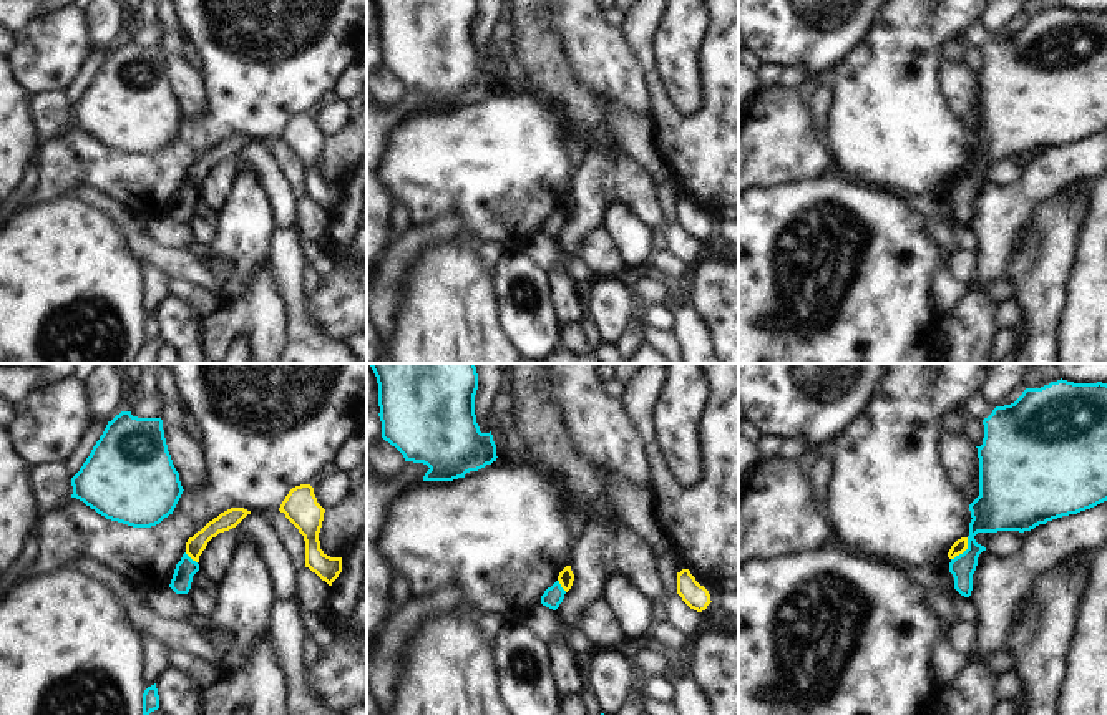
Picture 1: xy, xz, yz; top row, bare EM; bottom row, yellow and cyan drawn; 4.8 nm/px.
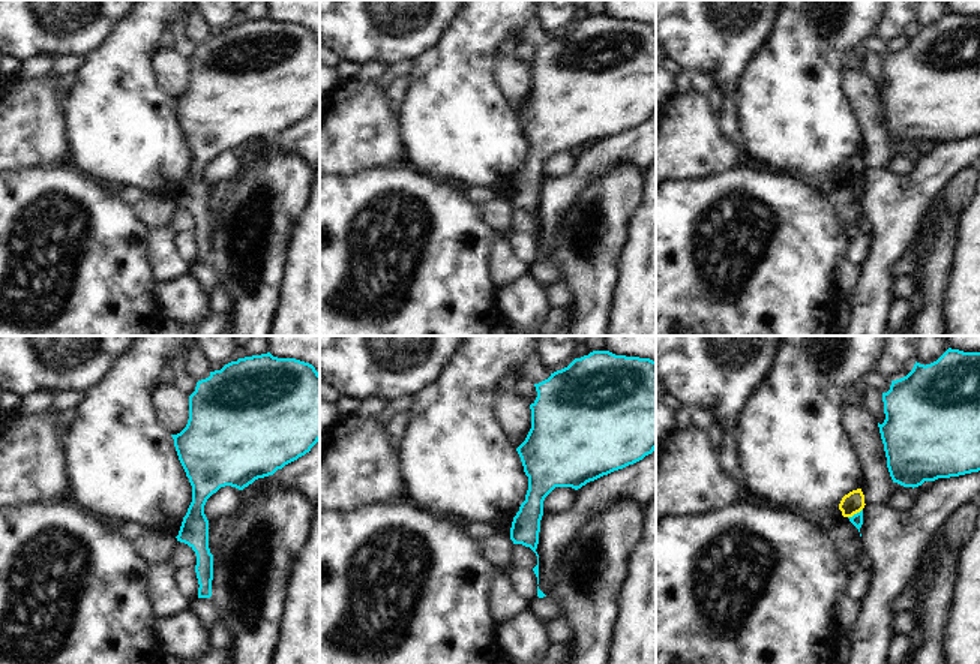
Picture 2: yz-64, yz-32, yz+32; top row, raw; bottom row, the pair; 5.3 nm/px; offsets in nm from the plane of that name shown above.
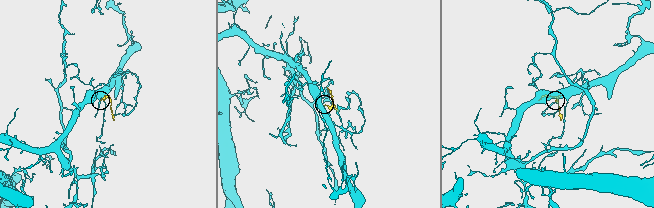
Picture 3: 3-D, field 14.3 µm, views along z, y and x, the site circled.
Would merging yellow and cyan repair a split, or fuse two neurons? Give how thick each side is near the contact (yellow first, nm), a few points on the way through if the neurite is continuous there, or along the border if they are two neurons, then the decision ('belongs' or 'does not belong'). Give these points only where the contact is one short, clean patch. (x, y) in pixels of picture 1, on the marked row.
calibres 70 and 200 nm; border yz (968, 538), (968, 546), (951, 559); does not belong

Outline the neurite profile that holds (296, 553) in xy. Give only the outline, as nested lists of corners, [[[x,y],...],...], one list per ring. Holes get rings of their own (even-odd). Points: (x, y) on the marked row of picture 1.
[[[280,511],[266,514],[271,528],[284,546],[294,572],[305,567],[305,541],[299,529]]]

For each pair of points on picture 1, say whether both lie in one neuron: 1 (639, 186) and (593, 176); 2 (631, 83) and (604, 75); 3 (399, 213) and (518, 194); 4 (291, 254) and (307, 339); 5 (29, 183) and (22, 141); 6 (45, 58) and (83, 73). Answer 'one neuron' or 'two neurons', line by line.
1: one neuron
2: one neuron
3: two neurons
4: one neuron
5: two neurons
6: two neurons

